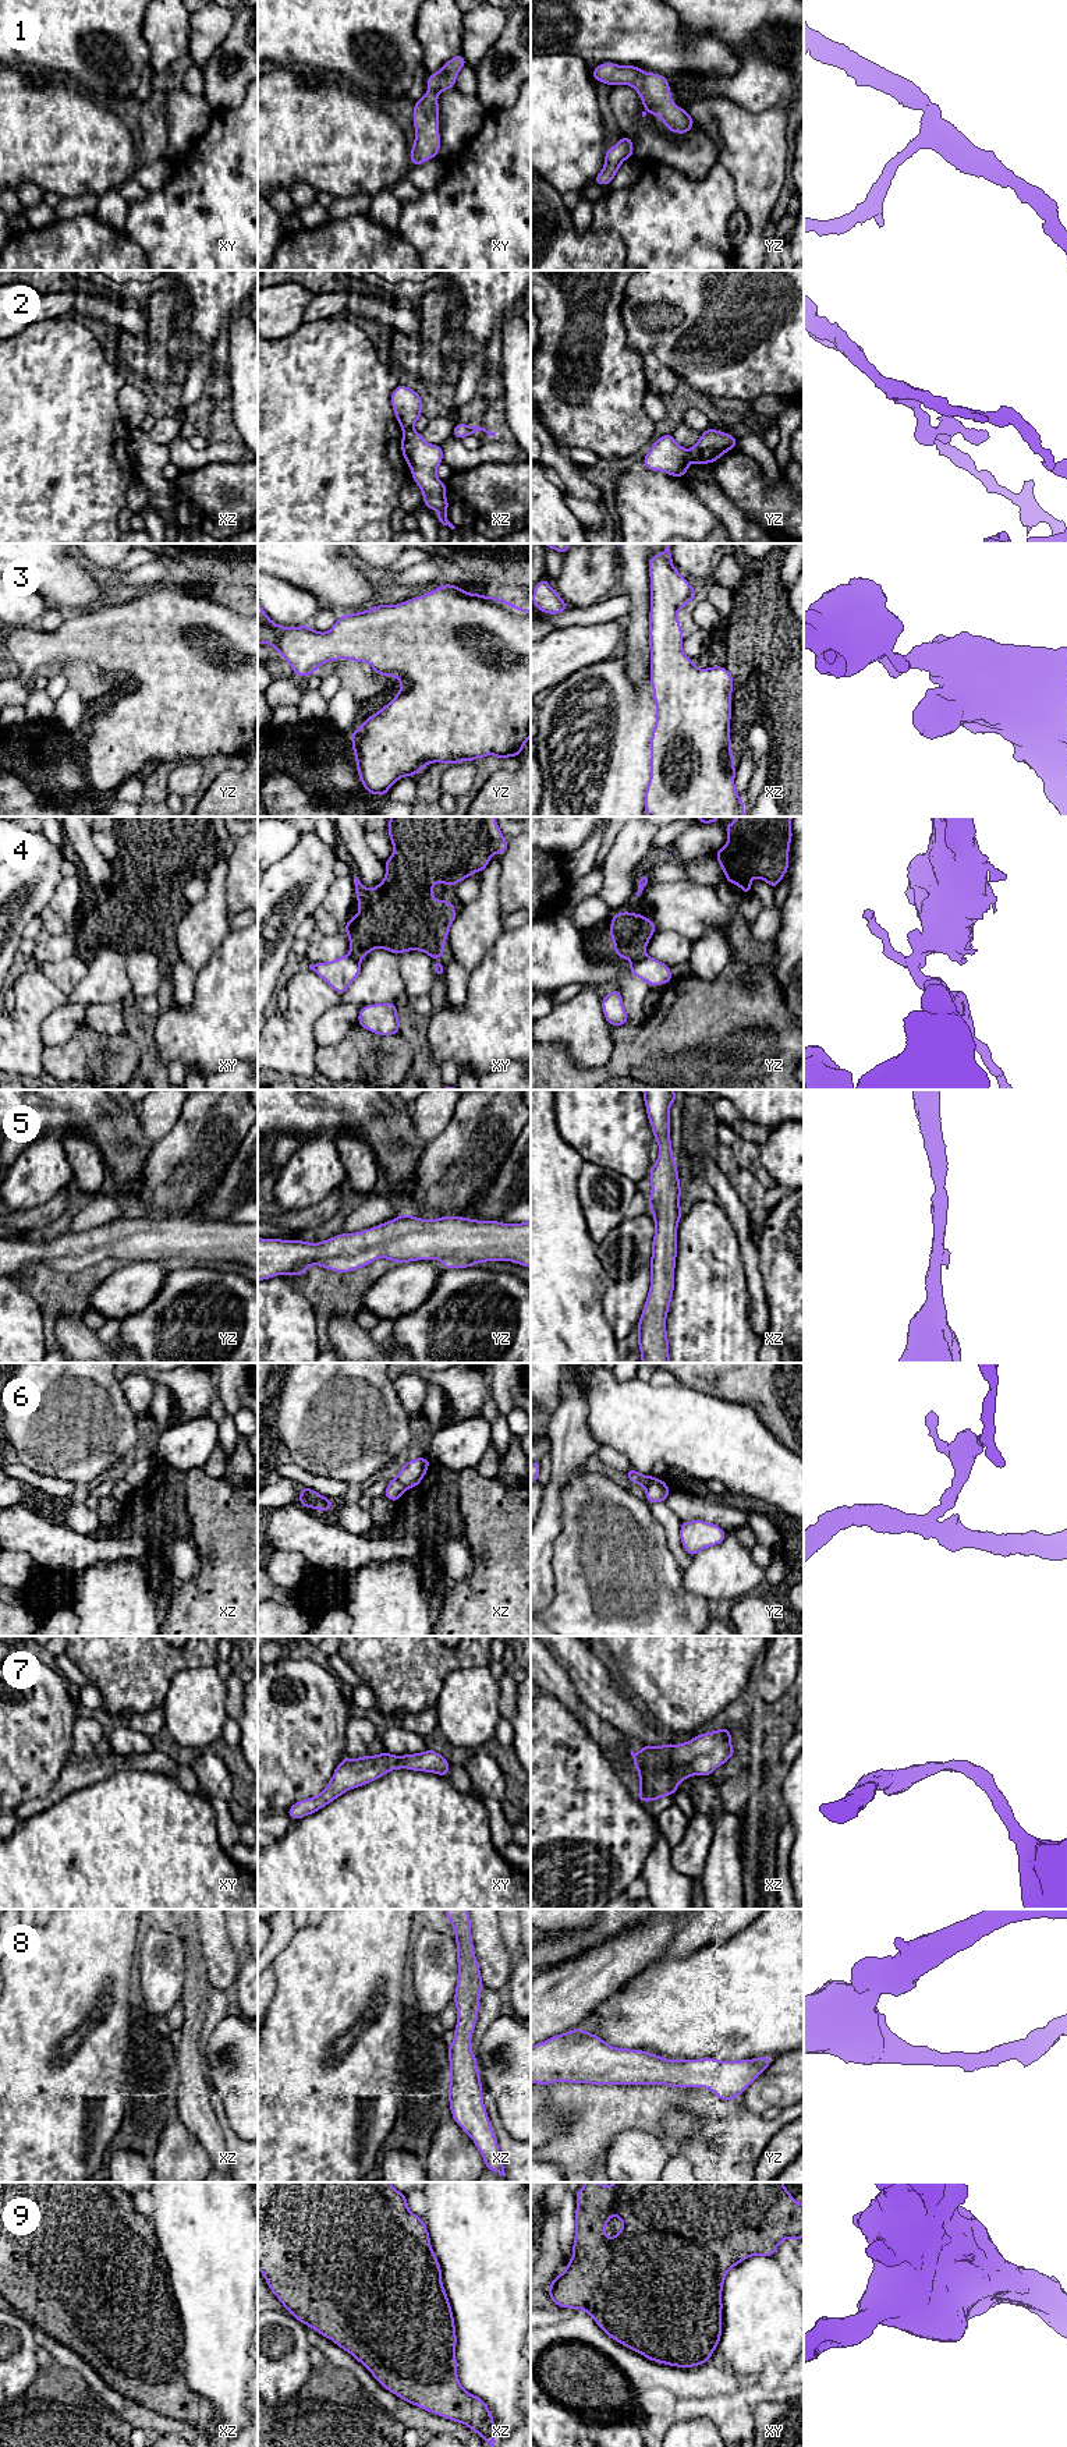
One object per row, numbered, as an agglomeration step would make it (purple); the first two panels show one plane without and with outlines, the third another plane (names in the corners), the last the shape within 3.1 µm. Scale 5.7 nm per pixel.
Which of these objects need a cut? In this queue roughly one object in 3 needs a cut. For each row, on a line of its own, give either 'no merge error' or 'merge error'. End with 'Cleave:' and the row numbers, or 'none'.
1: no merge error
2: merge error
3: no merge error
4: merge error
5: no merge error
6: merge error
7: no merge error
8: no merge error
9: no merge error
Cleave: 2, 4, 6

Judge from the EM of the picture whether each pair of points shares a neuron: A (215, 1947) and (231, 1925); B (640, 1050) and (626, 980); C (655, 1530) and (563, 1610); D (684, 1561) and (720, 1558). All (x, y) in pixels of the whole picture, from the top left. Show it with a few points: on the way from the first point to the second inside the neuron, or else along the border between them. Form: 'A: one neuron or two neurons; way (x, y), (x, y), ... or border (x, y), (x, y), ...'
A: two neurons; border (224, 1923), (230, 1943), (243, 1953)
B: two neurons; border (649, 1015), (641, 1024), (627, 1024)
C: one neuron; way (663, 1571), (663, 1594), (637, 1621), (603, 1621)
D: two neurons; border (694, 1557), (683, 1571)

